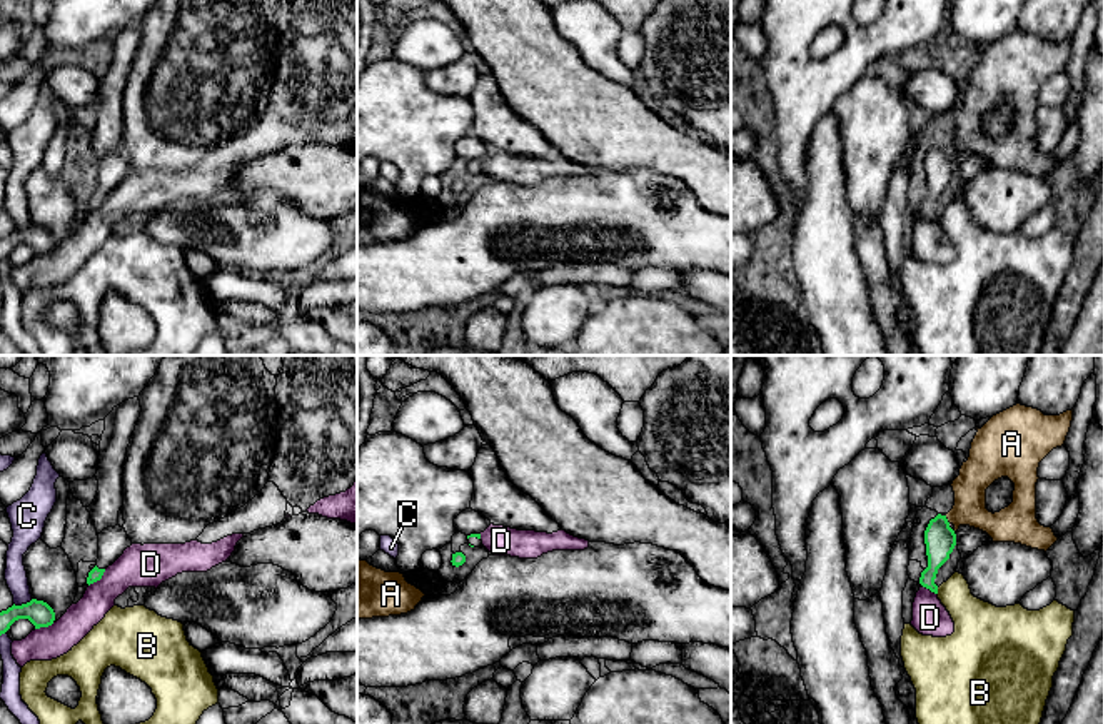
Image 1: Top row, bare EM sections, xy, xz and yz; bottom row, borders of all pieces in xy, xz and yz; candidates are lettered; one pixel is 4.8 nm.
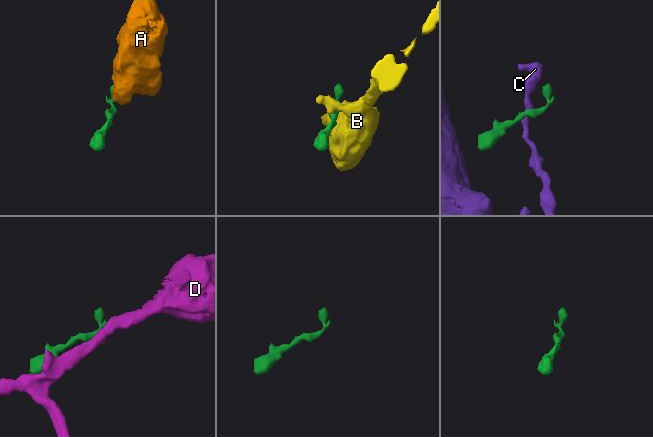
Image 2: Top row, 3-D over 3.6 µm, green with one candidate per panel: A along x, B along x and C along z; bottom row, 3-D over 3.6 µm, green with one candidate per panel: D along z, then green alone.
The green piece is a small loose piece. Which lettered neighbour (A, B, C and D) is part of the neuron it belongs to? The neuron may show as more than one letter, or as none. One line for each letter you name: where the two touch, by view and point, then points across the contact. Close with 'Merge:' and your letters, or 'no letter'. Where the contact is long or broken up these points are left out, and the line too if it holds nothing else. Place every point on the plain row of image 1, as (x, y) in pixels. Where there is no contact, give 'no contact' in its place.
Merge: no letter

